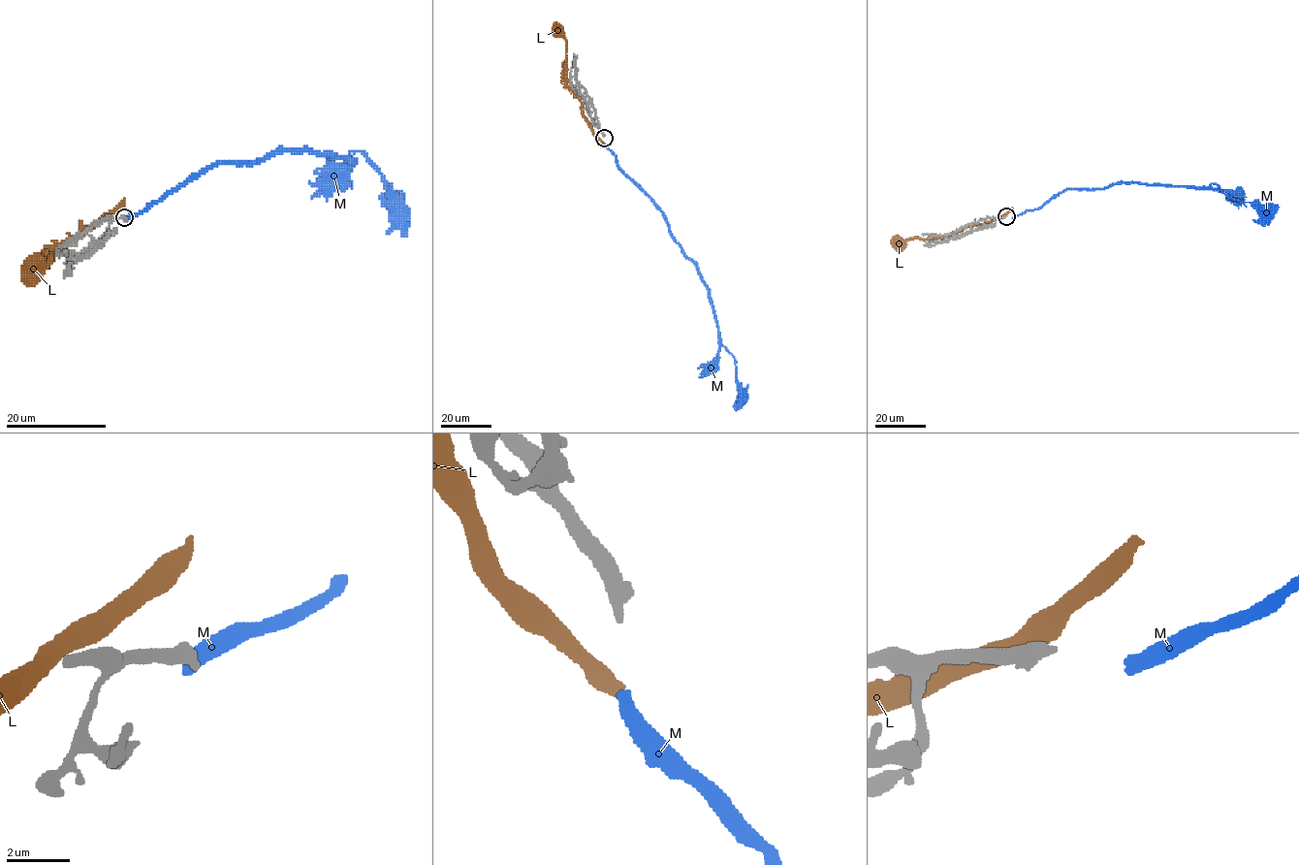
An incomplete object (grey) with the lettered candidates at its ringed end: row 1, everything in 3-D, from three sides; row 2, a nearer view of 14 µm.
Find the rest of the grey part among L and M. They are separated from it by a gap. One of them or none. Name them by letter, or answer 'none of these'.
M

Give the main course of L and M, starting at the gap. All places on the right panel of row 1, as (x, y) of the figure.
L: (1006, 213), (983, 224), (958, 229), (953, 235), (908, 239), (898, 244)
M: (1011, 216), (1036, 209), (1067, 189), (1122, 182), (1215, 183), (1229, 197), (1256, 203), (1267, 215)

